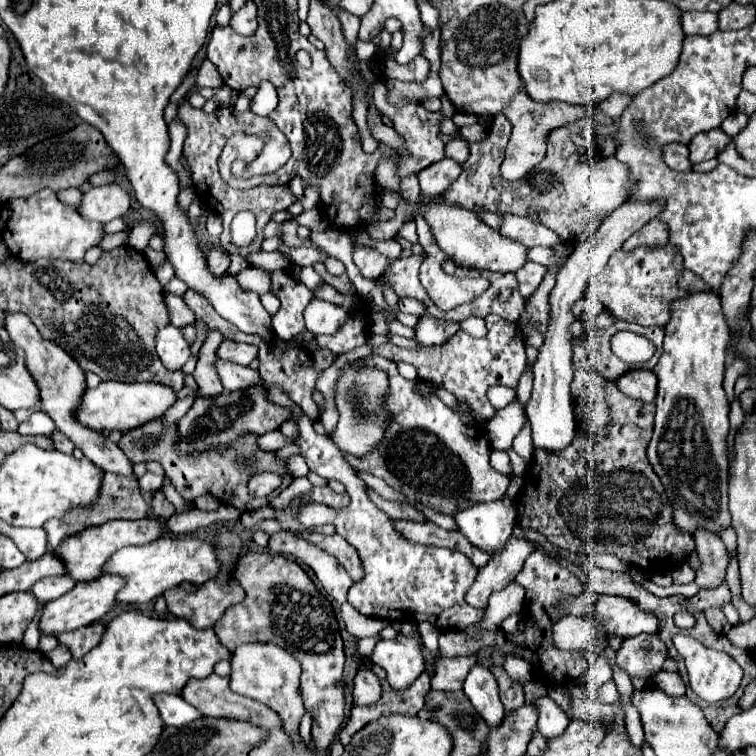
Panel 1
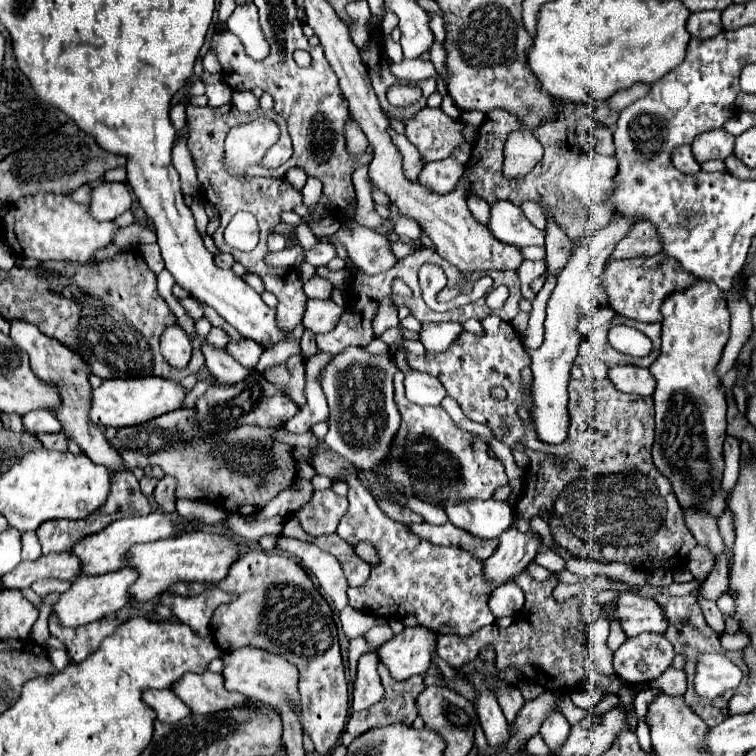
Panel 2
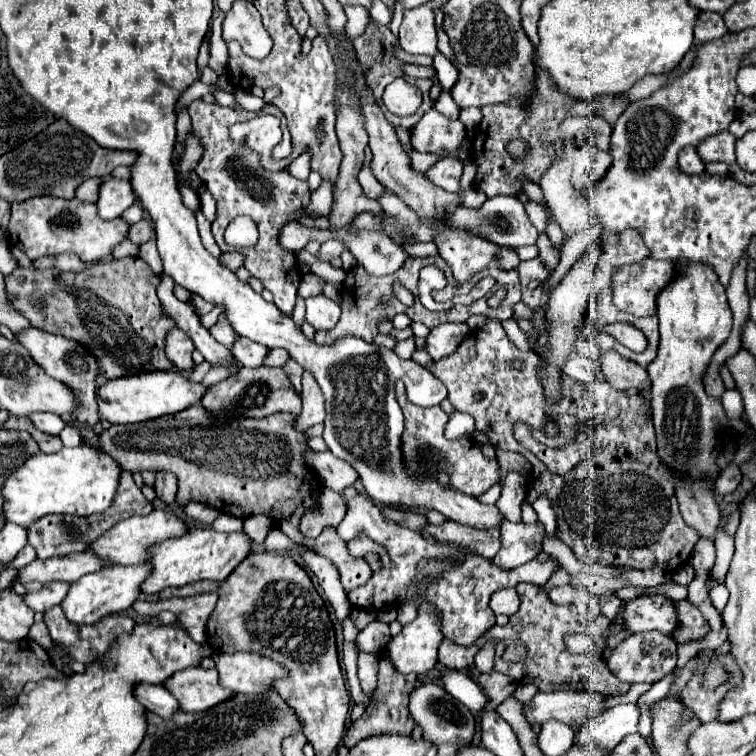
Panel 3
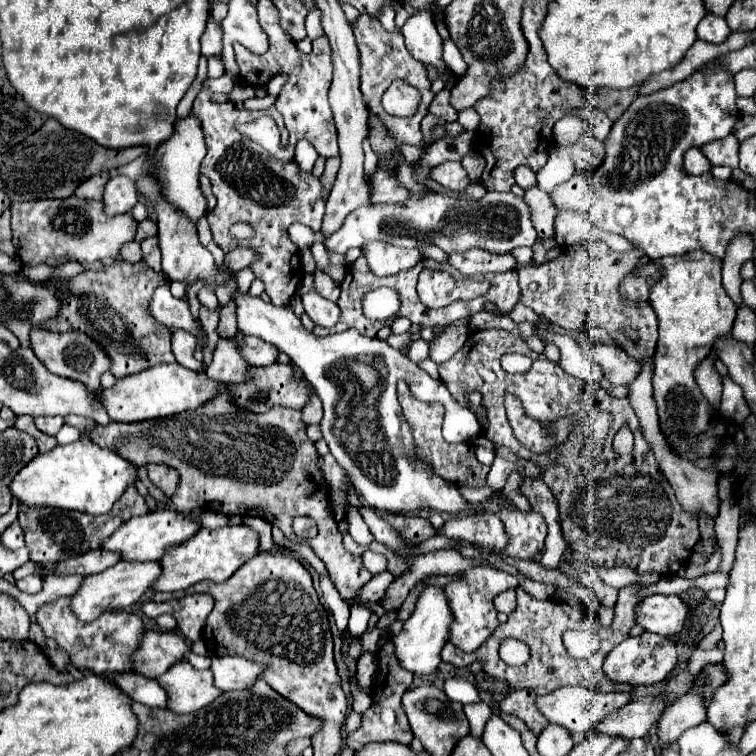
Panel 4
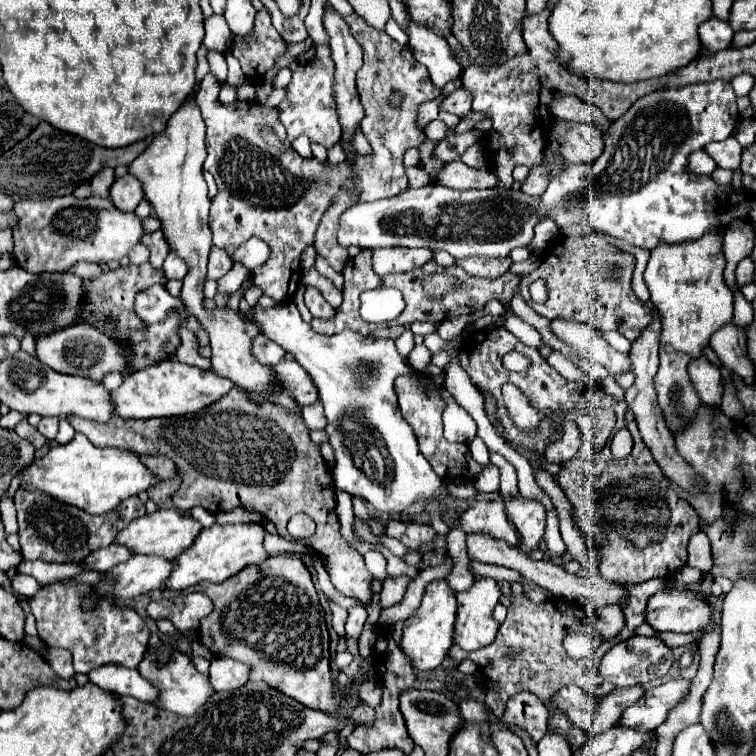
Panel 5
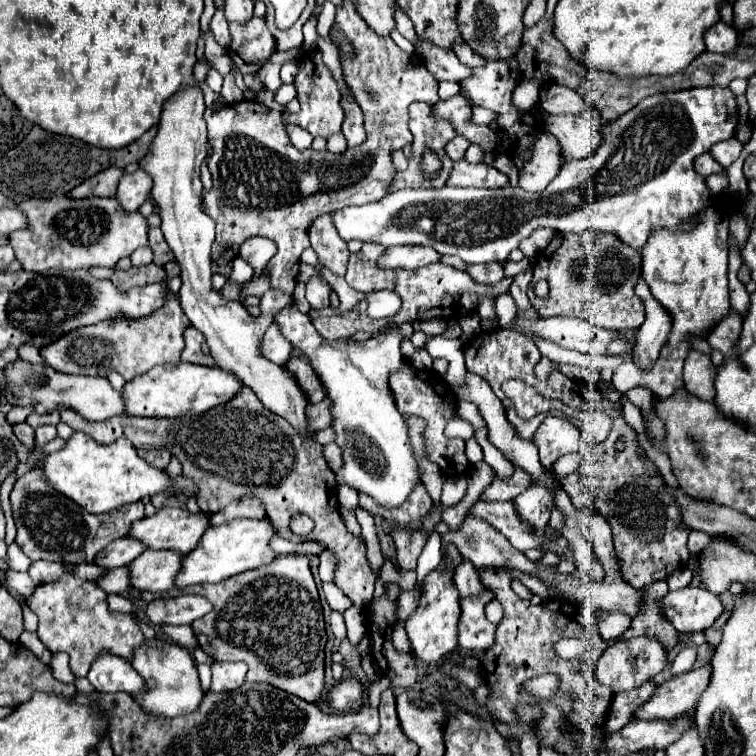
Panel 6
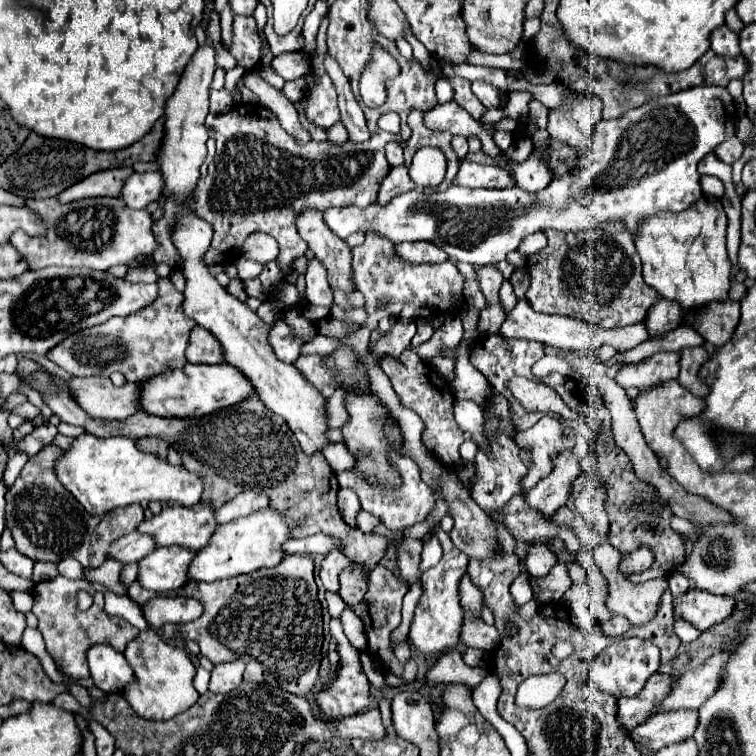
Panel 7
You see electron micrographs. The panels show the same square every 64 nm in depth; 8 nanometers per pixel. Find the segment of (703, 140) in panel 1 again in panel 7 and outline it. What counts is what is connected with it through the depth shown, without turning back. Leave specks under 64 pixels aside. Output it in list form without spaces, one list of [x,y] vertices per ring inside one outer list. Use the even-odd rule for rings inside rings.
[[[734,136],[726,140],[724,144],[720,144],[720,148],[716,148],[714,154],[726,164],[734,164],[742,156],[742,152],[744,152],[744,144],[740,144],[740,140]]]

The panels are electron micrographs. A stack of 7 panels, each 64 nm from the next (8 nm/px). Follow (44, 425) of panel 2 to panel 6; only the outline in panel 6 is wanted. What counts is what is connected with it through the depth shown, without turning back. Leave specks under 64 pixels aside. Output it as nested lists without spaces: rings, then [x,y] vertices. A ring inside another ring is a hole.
[[[40,426],[40,428],[36,428],[36,434],[34,434],[34,450],[42,448],[54,436],[56,436],[56,428],[54,426]]]

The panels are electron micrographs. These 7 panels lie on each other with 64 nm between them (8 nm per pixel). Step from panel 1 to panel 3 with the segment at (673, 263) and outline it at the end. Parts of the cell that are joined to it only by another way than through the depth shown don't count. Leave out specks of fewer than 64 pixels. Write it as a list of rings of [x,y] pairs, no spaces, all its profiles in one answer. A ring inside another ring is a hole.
[[[644,258],[642,262],[622,266],[612,278],[614,304],[634,316],[656,314],[656,296],[672,276],[672,262]]]

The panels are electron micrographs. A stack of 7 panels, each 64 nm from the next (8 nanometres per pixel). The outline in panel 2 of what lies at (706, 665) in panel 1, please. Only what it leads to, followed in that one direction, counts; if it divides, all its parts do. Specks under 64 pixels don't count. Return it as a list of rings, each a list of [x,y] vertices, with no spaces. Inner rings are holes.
[[[700,654],[694,688],[702,698],[716,698],[726,690],[738,688],[742,680],[742,670],[734,666],[726,656],[720,654]]]

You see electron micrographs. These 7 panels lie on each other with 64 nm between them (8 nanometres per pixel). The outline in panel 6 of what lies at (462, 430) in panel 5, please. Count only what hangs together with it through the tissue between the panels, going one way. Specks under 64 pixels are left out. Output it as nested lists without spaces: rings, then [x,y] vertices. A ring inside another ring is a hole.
[[[452,418],[450,422],[446,425],[444,434],[448,438],[464,438],[464,440],[470,440],[472,438],[472,434],[474,434],[474,430],[472,430],[472,426],[468,424],[468,422],[464,422],[464,420],[460,420],[460,418]]]

